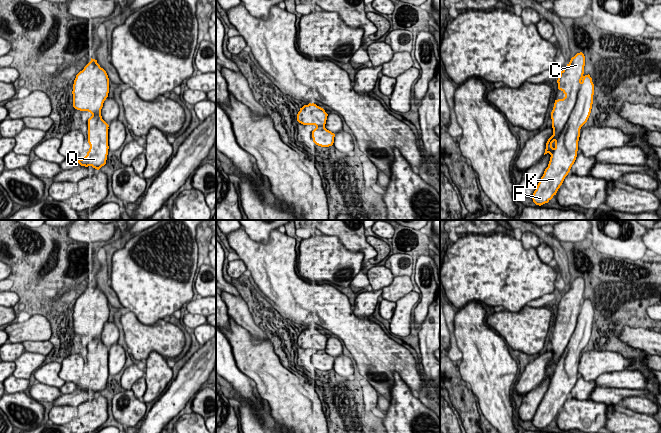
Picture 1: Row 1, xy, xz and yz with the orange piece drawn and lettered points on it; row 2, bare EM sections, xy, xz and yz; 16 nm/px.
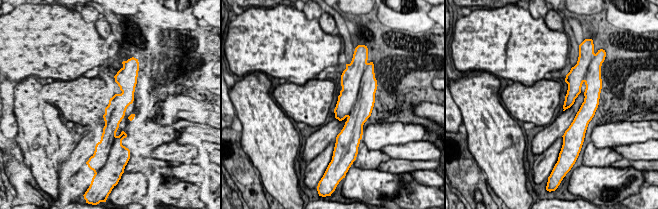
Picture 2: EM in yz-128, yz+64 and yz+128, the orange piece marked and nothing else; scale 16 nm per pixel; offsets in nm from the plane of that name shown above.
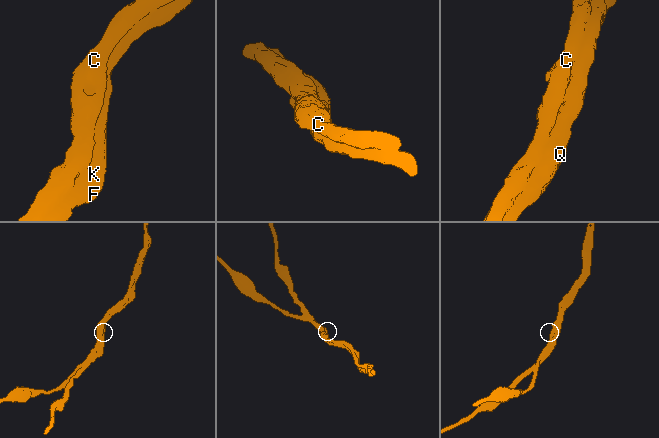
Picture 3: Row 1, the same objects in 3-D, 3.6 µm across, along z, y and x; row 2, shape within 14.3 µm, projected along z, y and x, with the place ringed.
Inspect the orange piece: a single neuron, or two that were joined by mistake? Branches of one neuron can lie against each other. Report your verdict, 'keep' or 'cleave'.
keep

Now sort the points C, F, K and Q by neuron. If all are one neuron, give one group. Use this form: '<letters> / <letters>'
C F K Q

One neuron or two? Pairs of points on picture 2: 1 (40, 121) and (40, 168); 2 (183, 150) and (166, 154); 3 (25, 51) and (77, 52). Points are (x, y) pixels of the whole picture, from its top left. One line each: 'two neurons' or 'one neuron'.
1: one neuron
2: one neuron
3: one neuron

